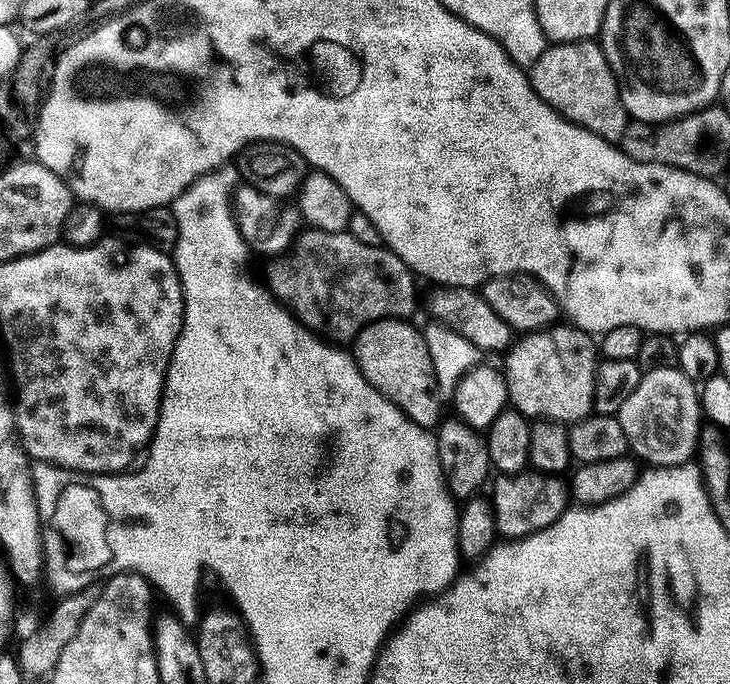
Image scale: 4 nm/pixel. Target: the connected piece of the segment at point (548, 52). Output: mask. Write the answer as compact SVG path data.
M595 39L549 43L538 58L538 62L532 64L530 79L533 90L564 119L576 124L579 128L590 130L598 138L609 142L618 142L622 138L630 117L620 97L620 84L612 73L604 49Z

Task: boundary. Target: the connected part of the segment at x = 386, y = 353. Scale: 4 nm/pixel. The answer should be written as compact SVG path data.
M376 320L357 334L354 347L354 359L360 367L360 373L385 396L394 406L398 406L418 426L435 429L442 420L440 414L440 396L434 362L430 362L430 350L426 350L423 331L419 327L403 320Z

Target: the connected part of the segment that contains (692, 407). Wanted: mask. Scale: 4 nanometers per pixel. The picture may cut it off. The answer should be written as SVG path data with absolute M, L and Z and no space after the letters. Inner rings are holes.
M679 367L647 369L641 375L638 386L634 386L630 398L622 402L618 415L631 455L639 458L645 465L669 468L675 464L689 463L697 455L702 427L700 397L697 385L690 378L686 378L686 374L682 374Z

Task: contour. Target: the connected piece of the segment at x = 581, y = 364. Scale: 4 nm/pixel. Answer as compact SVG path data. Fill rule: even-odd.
M557 322L550 330L523 333L507 349L504 358L502 368L508 382L511 407L517 408L524 416L536 420L558 420L571 426L593 415L598 344L589 333L571 323Z

